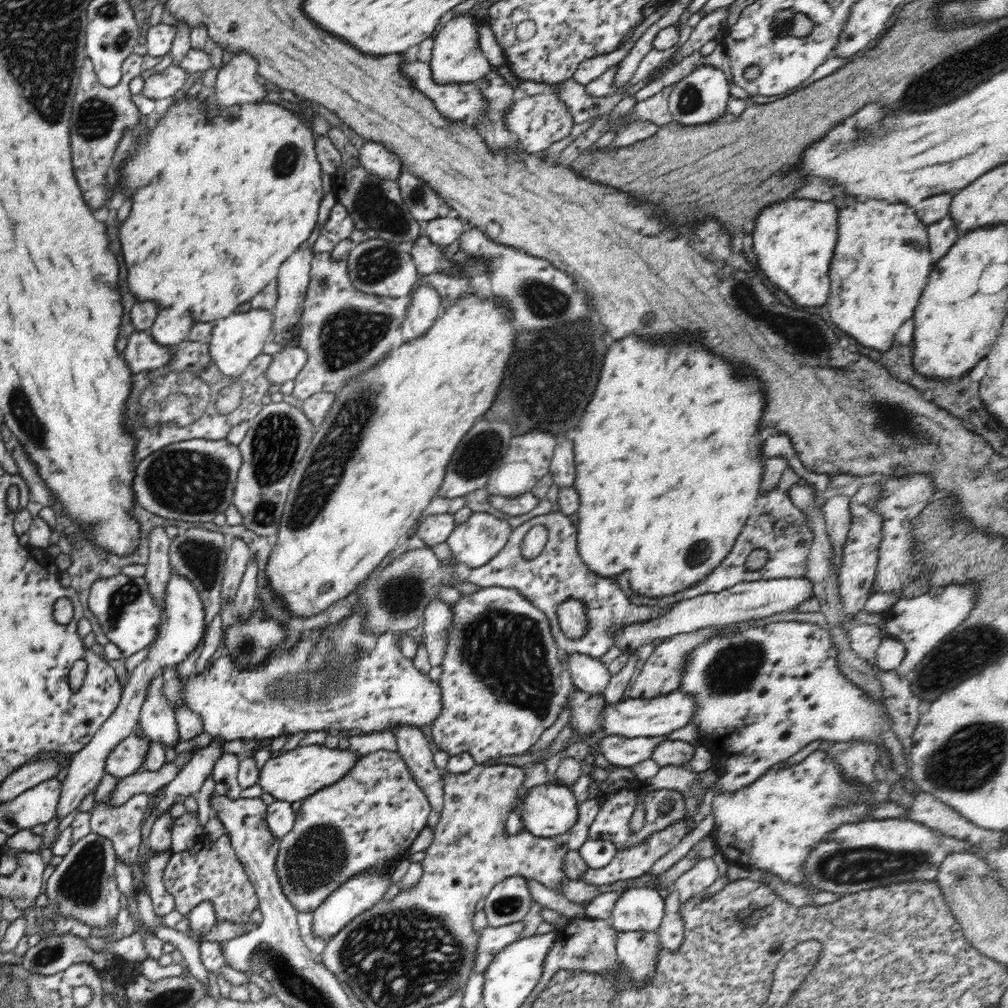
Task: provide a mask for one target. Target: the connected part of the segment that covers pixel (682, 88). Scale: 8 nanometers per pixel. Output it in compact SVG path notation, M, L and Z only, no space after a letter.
M701 64L695 71L670 88L670 114L674 122L680 125L712 124L725 115L726 104L730 97L728 82L724 73L714 67L704 67Z

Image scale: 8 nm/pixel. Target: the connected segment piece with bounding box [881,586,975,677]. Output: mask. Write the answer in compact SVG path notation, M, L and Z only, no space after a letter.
M946 586L935 594L924 593L912 599L900 599L883 613L881 630L886 636L901 640L906 649L903 662L895 669L900 677L905 677L930 649L966 618L974 597L973 586Z

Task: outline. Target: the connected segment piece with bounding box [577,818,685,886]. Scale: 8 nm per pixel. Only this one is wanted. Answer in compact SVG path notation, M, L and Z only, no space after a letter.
M682 818L678 824L652 834L643 844L626 851L618 851L615 860L608 867L582 871L577 880L588 886L600 886L648 873L653 864L677 845L684 835L685 819Z

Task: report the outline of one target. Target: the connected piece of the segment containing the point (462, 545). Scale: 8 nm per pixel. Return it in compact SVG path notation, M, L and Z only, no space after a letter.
M472 513L447 538L457 562L478 568L490 562L506 546L512 526L490 513Z

